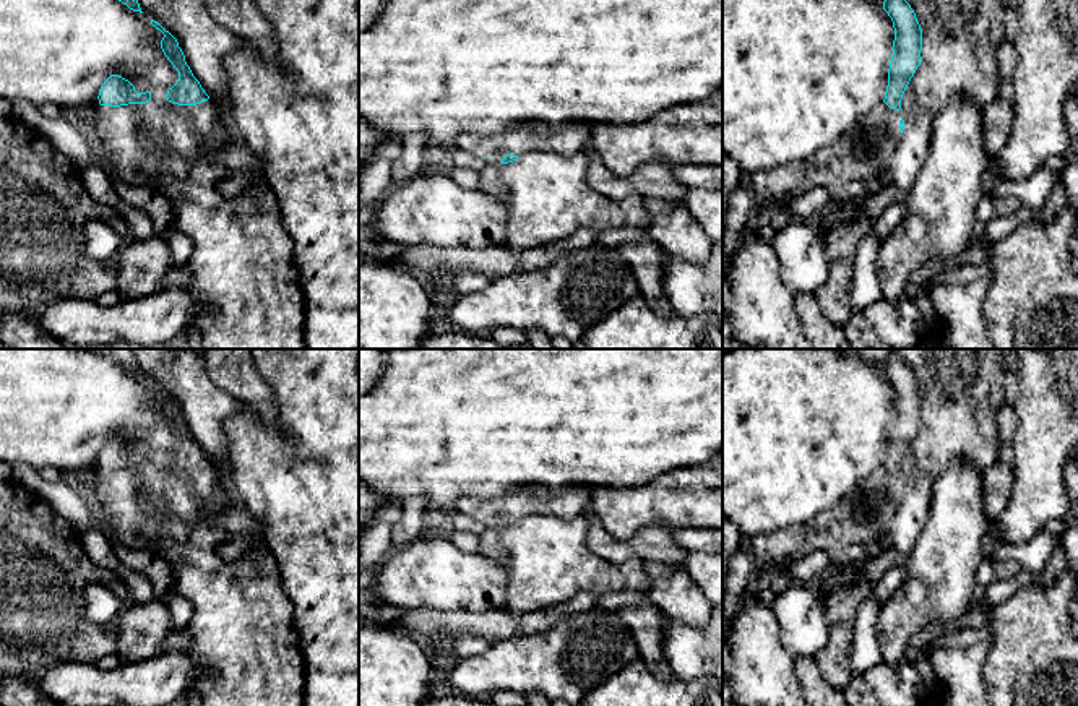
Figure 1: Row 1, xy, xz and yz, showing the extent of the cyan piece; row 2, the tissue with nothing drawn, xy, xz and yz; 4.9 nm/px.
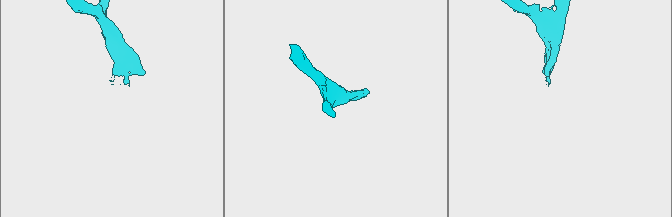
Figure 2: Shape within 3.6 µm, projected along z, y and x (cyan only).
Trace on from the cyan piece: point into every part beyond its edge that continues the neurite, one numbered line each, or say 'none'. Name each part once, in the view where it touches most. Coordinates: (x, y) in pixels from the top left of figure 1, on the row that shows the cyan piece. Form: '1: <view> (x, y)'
1: xy (138, 142)

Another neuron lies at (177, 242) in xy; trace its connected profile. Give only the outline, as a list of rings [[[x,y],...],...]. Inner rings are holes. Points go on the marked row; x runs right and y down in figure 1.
[[[175,227],[164,235],[164,242],[169,248],[172,268],[183,266],[188,256],[193,253],[192,239]]]

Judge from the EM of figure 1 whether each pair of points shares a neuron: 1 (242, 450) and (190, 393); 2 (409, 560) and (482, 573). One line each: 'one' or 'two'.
1: two
2: one

